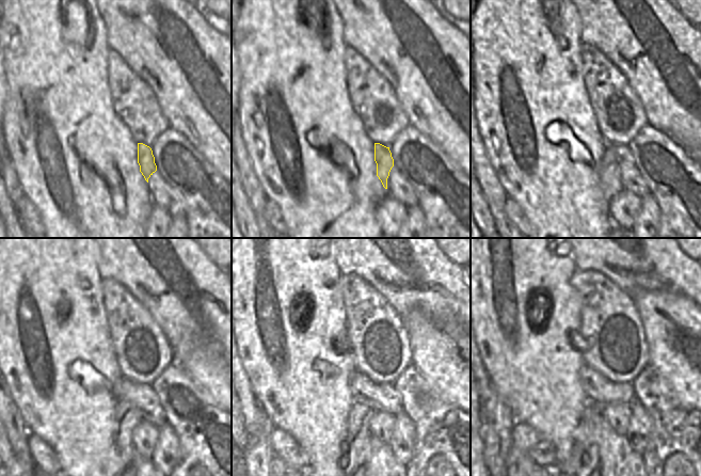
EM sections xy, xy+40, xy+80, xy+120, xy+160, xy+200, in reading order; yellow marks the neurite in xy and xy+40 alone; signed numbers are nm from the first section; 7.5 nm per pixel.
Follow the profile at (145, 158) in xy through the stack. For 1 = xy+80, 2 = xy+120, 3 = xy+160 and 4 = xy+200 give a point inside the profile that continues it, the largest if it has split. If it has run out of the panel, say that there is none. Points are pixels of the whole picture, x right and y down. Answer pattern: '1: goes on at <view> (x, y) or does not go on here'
1: goes on at xy+80 (610, 183)
2: goes on at xy+120 (127, 416)
3: goes on at xy+160 (356, 445)
4: goes on at xy+200 (585, 455)

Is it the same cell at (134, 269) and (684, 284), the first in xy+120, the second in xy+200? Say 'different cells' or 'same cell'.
same cell

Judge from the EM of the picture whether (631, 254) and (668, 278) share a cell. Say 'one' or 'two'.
one

